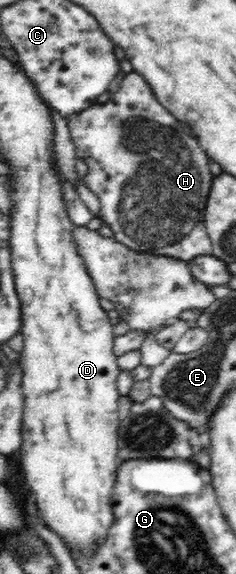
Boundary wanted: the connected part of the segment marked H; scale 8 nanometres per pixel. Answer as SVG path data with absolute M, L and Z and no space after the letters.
M127 73L120 84L120 88L115 93L110 94L107 102L102 104L96 103L92 107L80 111L80 113L70 115L67 125L70 129L72 142L75 145L75 153L78 158L84 160L84 163L88 167L88 172L83 177L83 181L85 181L87 188L100 200L98 217L102 220L103 225L110 227L113 238L130 247L132 251L141 251L142 253L152 255L164 255L189 262L199 255L210 255L212 253L212 242L203 222L204 209L210 193L210 185L212 185L212 181L210 181L212 176L210 168L208 168L209 157L199 146L198 140L184 133L184 125L180 125L180 121L165 107L162 107L162 104L157 100L157 97L154 97L154 93L152 93L152 89L148 85L149 83L146 83L144 78L140 77L138 73Z

